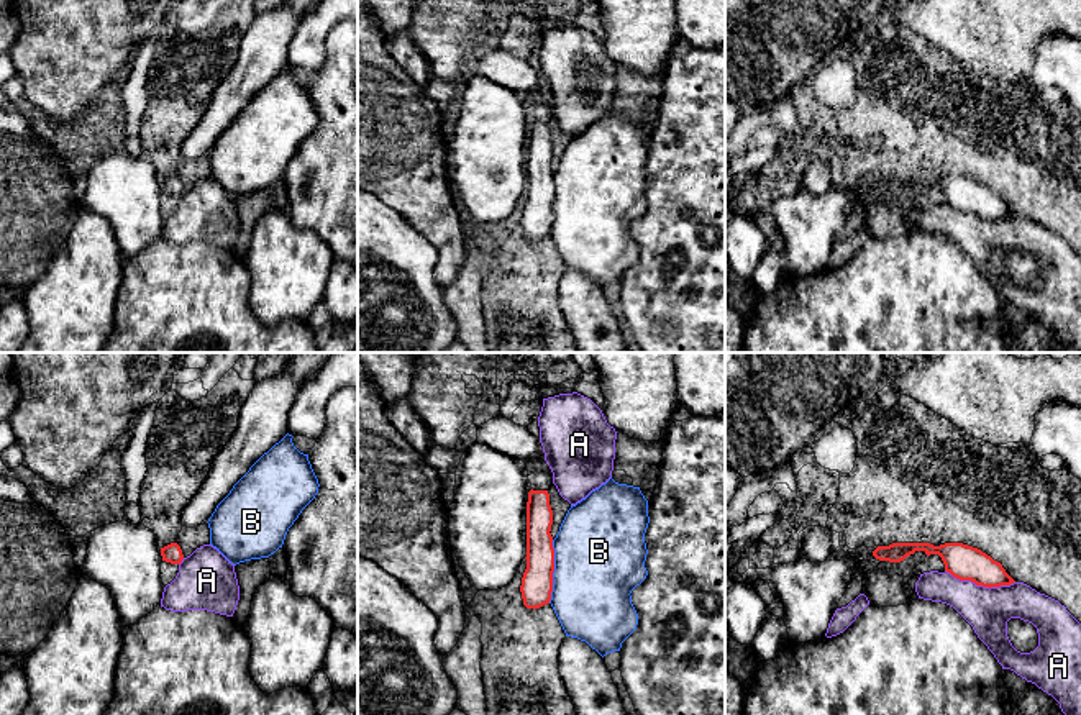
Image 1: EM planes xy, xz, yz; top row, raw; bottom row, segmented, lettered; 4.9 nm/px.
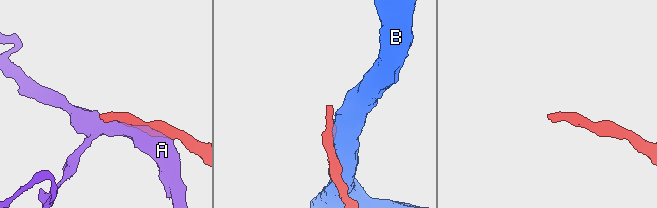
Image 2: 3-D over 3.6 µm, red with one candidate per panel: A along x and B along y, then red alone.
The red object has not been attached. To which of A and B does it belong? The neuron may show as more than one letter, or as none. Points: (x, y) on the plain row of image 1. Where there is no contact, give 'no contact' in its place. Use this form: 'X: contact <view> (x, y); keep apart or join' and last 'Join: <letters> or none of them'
A: contact yz (980, 217); keep apart
B: contact xz (553, 204); keep apart
Join: none of them

